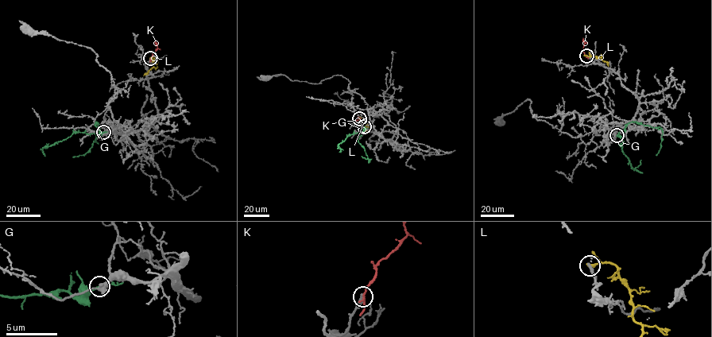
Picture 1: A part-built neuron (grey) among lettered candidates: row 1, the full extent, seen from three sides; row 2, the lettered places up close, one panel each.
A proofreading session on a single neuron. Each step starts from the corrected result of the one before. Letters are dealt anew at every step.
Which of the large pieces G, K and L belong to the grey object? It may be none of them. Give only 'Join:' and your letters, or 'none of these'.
Join: G

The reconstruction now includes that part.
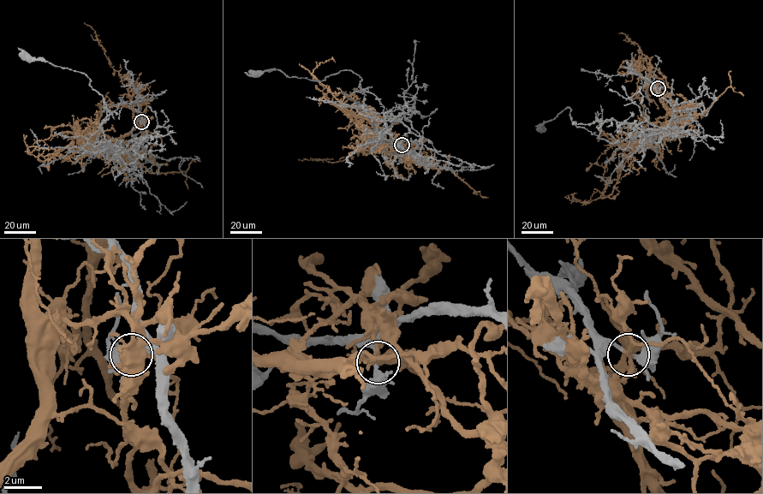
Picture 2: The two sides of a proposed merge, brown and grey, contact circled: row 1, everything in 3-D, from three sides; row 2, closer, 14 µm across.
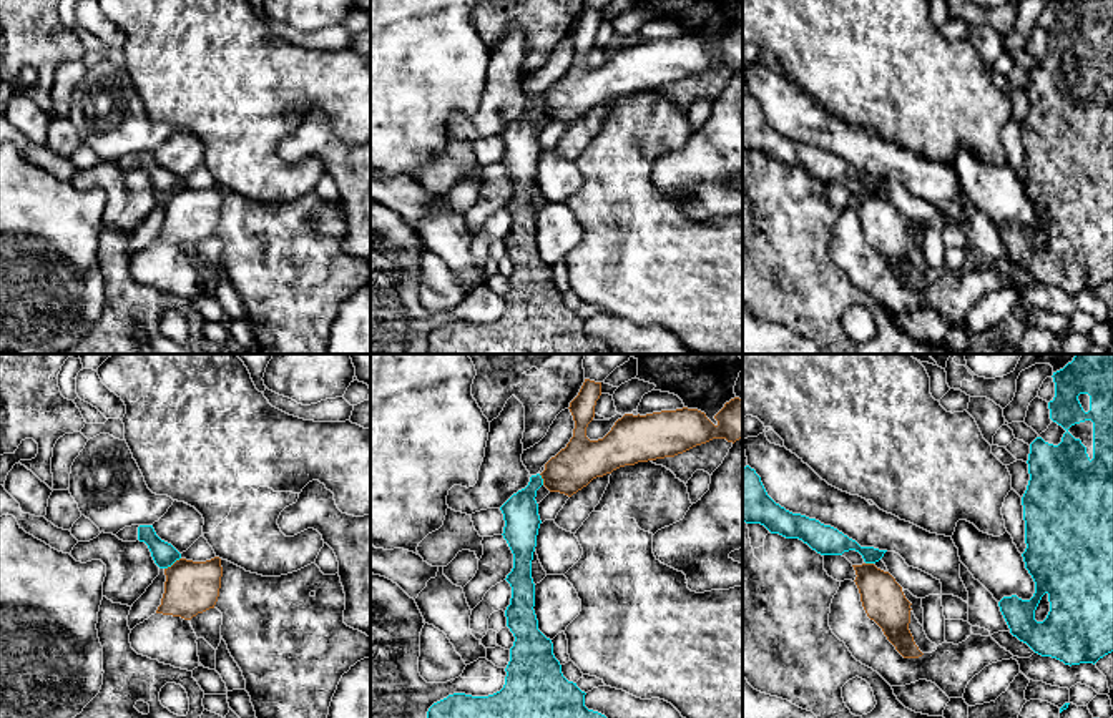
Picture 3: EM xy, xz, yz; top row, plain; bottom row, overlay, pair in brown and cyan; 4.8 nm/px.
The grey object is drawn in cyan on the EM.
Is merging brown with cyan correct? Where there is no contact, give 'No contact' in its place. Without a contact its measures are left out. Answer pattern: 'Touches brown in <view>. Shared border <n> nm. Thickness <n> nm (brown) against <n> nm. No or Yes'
Touches brown in xy. Shared border 100 nm. Thickness 260 nm (brown) against 120 nm. No

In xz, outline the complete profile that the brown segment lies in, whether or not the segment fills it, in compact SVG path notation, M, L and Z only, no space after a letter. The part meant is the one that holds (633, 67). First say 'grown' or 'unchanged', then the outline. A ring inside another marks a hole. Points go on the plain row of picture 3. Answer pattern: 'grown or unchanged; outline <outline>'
unchanged; outline M585 7L570 30L573 65L540 101L550 120L571 125L593 106L620 95L674 85L713 66L733 71L743 66L743 27L734 25L714 43L716 53L704 40L688 35L646 43L625 42L603 66L590 68L586 55L600 23L601 10Z

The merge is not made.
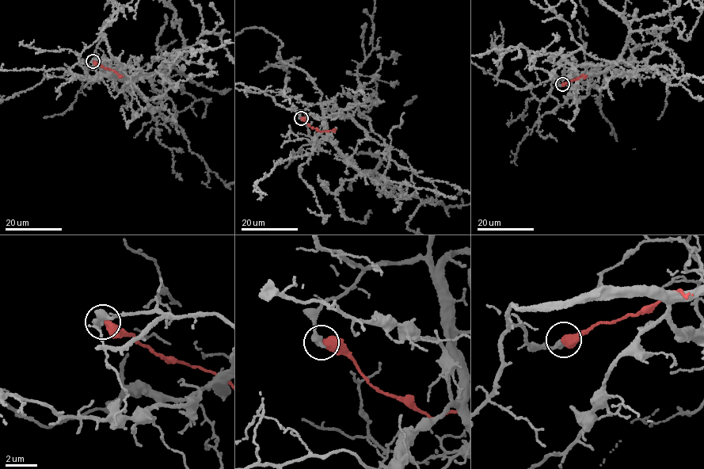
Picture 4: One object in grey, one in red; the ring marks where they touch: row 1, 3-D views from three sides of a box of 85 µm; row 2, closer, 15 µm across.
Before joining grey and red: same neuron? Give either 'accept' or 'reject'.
reject

